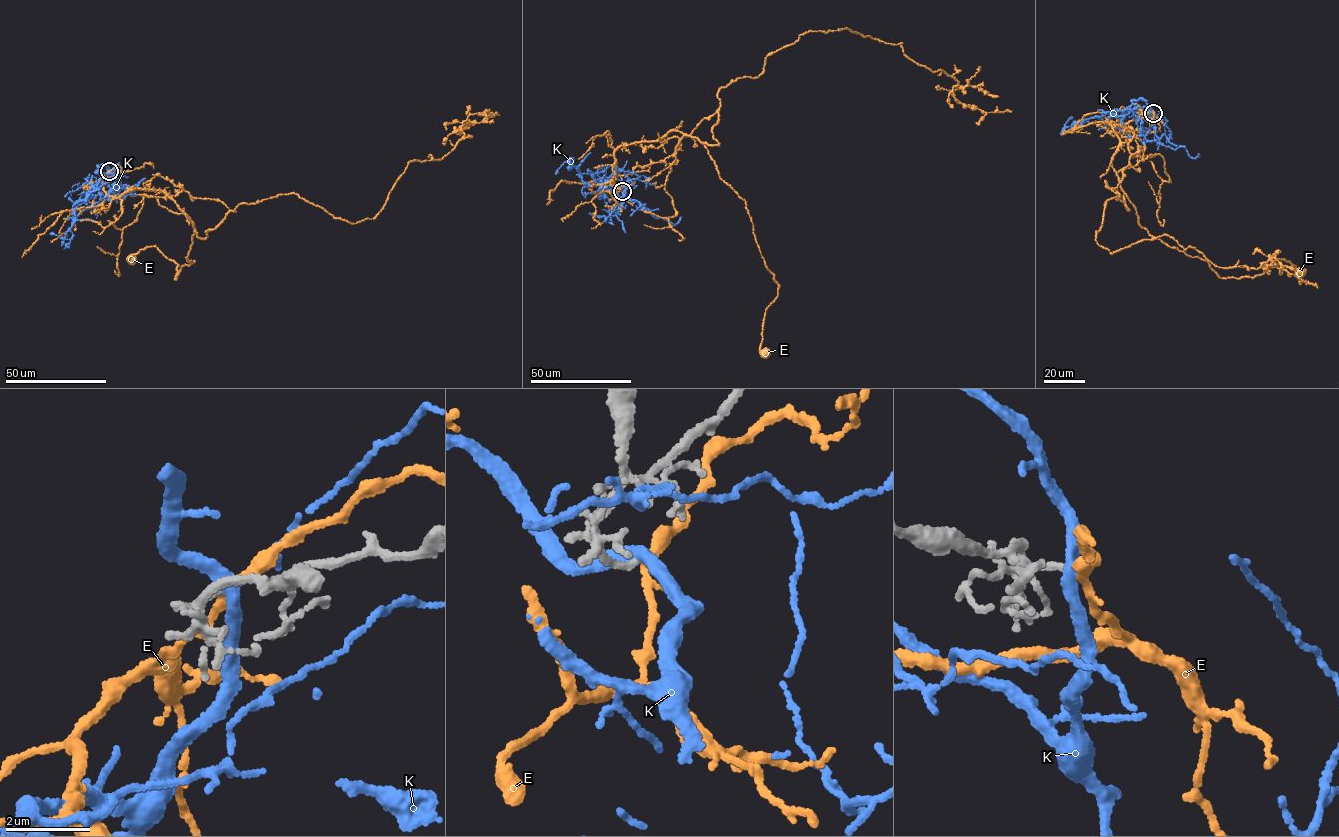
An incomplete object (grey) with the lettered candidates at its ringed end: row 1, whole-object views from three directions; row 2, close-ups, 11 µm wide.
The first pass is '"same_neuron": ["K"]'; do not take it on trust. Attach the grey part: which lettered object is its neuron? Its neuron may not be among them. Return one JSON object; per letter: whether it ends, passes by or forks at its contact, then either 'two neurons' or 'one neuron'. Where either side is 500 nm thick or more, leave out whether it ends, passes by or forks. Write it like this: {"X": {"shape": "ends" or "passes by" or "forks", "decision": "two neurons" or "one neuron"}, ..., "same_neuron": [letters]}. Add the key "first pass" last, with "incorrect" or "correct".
{"E": {"shape": "passes by", "decision": "two neurons"}, "K": {"shape": "passes by", "decision": "two neurons"}, "same_neuron": [], "first pass": "incorrect"}

